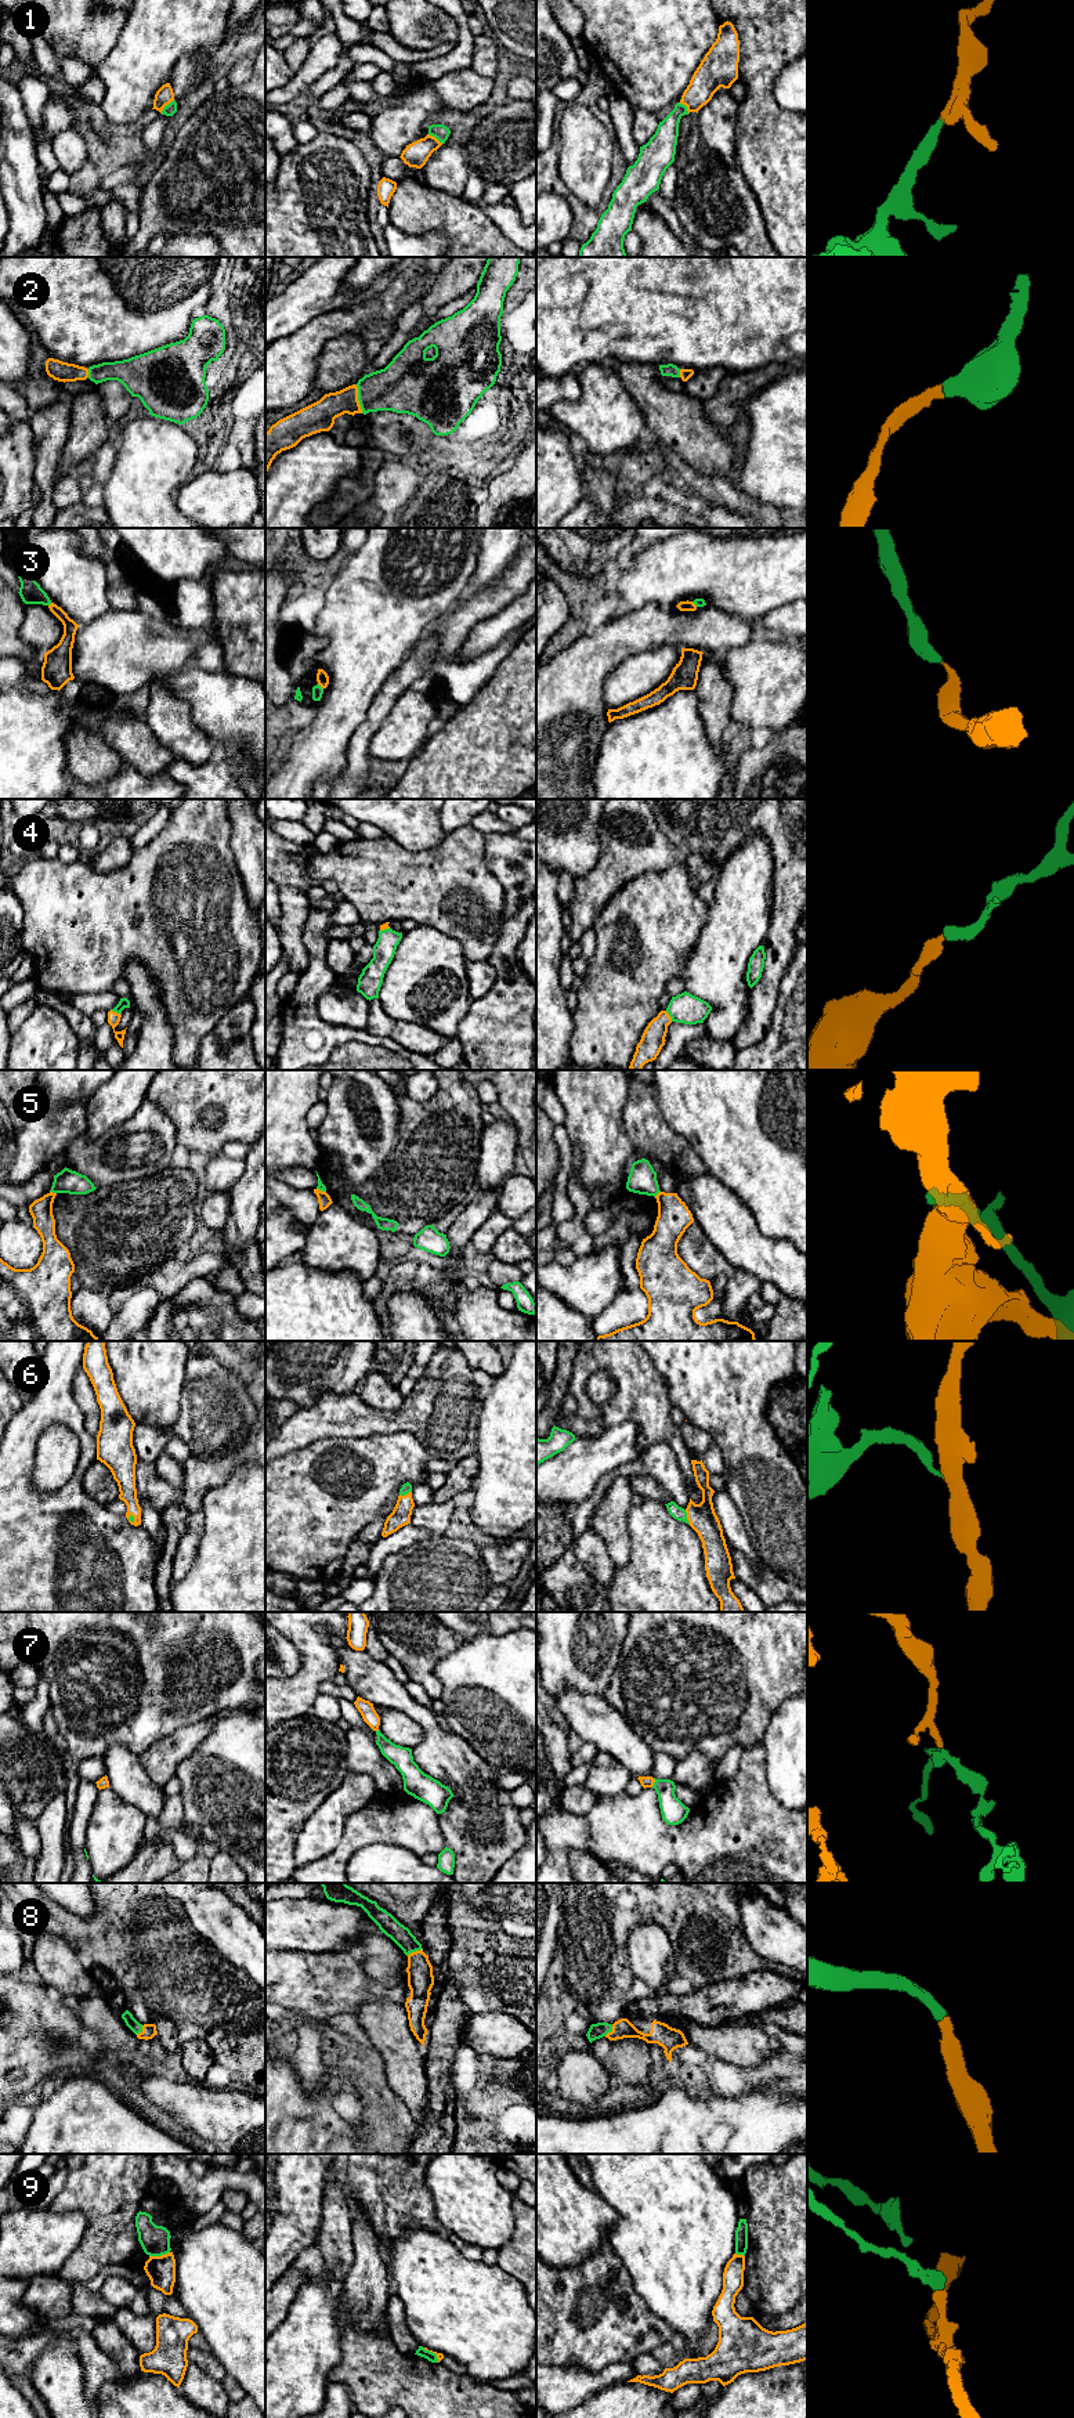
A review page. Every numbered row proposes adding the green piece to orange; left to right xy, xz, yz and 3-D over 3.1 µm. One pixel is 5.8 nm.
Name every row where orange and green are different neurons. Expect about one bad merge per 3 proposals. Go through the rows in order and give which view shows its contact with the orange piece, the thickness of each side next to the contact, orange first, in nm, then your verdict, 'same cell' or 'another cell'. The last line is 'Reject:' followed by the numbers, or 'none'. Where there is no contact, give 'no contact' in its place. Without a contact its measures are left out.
1: xy | 100/70 nm | same cell
2: xz | 180/280 nm | same cell
3: xz | 70/60 nm | same cell
4: yz | 140/180 nm | same cell
5: xy | 130/140 nm | another cell
6: yz | 160/80 nm | same cell
7: yz | 60/150 nm | same cell
8: xz | 160/110 nm | same cell
9: xy | 160/180 nm | another cell
Reject: 5, 9

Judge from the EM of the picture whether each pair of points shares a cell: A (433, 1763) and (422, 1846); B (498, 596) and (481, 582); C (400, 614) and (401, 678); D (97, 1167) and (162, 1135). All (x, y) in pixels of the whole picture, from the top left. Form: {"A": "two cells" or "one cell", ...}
{"A": "two cells", "B": "two cells", "C": "two cells", "D": "one cell"}

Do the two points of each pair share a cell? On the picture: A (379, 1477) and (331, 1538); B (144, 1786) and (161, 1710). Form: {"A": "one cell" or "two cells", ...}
{"A": "one cell", "B": "two cells"}

